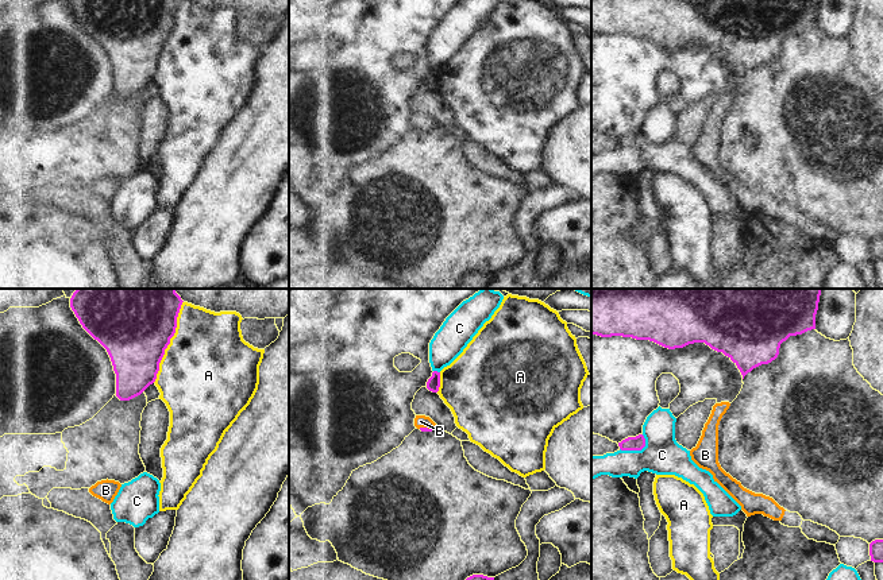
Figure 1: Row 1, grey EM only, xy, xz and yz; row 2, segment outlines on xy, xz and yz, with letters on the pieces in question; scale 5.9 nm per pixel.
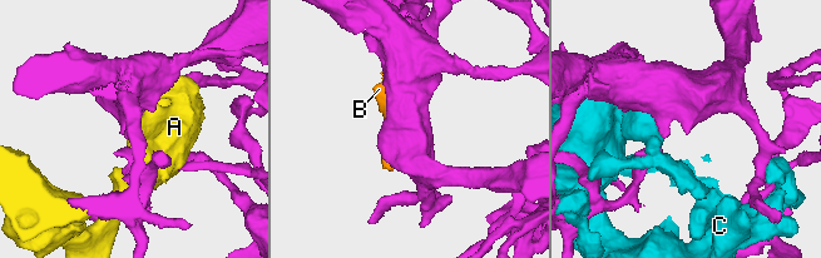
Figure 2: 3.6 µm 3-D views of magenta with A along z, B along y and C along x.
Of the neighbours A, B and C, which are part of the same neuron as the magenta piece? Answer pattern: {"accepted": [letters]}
{"accepted": ["B"]}

